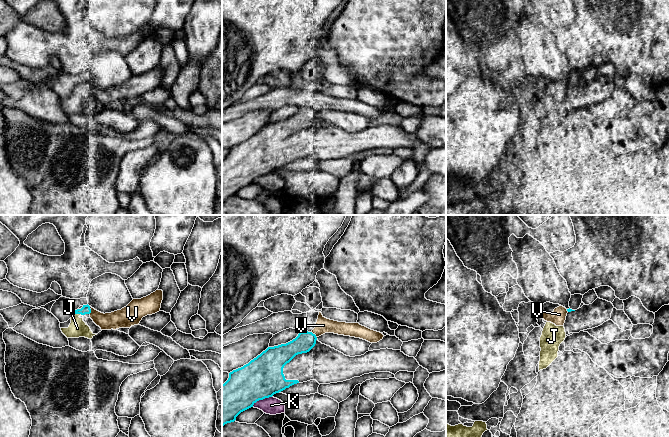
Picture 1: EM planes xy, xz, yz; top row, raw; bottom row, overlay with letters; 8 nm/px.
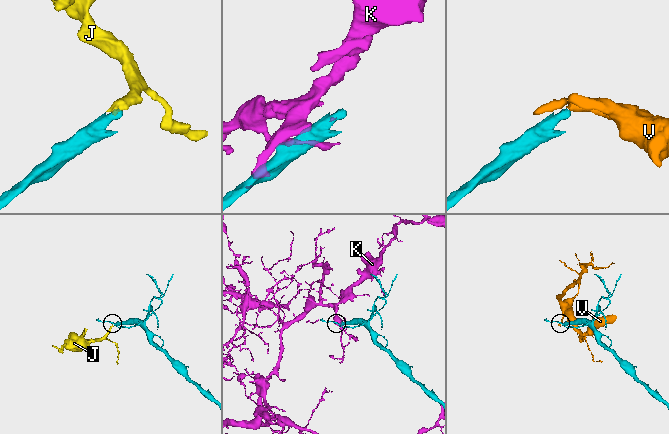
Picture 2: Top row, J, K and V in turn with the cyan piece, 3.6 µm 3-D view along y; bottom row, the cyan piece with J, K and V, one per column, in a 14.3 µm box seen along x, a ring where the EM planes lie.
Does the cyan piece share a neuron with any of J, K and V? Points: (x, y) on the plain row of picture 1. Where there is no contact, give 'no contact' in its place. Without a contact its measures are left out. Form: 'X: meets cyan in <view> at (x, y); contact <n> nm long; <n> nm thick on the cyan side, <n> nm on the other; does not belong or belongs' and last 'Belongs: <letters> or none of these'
J: meets cyan in xy at (78, 89); contact 70 nm long; 70 nm thick on the cyan side, 140 nm on the other; belongs
K: meets cyan in xz at (261, 175); contact 180 nm long; 320 nm thick on the cyan side, 140 nm on the other; does not belong
V: meets cyan in xz at (314, 110); contact 70 nm long; 160 nm thick on the cyan side, 130 nm on the other; does not belong
Belongs: J

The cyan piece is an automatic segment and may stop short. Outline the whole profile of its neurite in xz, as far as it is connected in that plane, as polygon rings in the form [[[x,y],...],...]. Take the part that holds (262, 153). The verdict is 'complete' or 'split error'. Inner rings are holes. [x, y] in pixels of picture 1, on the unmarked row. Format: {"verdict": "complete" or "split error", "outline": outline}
{"verdict": "split error", "outline": [[[300,108],[292,117],[268,123],[248,140],[229,149],[228,156],[222,160],[222,203],[234,198],[241,188],[253,183],[257,177],[272,173],[297,159],[316,156],[319,160],[330,160],[375,148],[395,151],[399,147],[415,148],[419,142],[414,133],[388,124],[368,127],[361,132],[346,132],[319,118],[312,108]]]}

